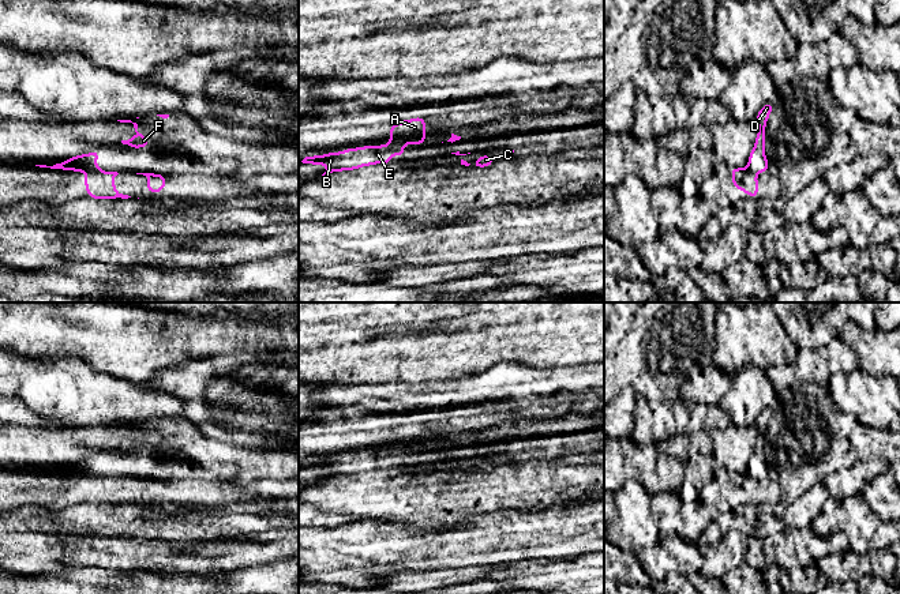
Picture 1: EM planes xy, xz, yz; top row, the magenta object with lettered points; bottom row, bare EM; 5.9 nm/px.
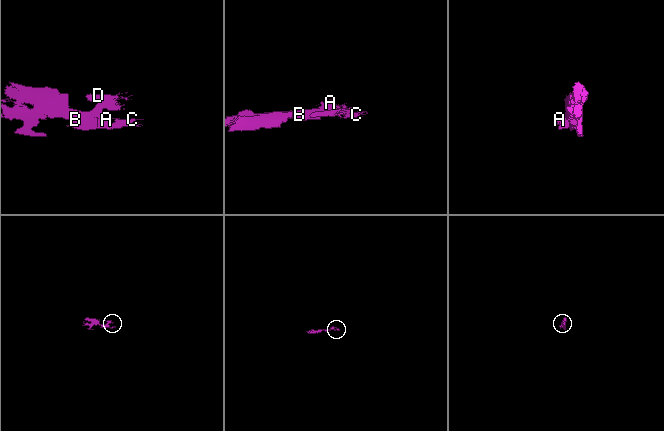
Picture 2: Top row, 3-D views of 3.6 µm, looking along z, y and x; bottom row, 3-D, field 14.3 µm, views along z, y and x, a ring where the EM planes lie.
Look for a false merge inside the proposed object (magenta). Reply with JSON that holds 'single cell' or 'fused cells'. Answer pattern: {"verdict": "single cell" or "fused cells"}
{"verdict": "fused cells"}

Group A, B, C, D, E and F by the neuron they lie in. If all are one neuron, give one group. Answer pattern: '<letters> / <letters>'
A C / B D E F

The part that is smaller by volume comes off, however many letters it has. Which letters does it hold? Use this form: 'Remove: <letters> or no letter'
Remove: A, C

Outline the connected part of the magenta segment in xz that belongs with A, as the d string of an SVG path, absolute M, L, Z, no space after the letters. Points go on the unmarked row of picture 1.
M415 422L390 431L390 448L423 450L425 448L425 424Z

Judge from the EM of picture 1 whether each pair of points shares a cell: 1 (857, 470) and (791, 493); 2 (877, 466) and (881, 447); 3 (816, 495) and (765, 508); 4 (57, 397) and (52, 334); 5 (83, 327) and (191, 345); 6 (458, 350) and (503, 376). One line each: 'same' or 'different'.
1: different
2: different
3: same
4: different
5: same
6: different

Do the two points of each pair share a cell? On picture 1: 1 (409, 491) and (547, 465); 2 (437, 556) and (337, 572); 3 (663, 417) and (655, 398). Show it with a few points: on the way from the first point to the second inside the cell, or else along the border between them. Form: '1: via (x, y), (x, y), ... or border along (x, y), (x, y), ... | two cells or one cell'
1: via (445, 492), (514, 492) | one cell
2: via (412, 555), (362, 555) | one cell
3: via (659, 413), (655, 409), (655, 402) | one cell

